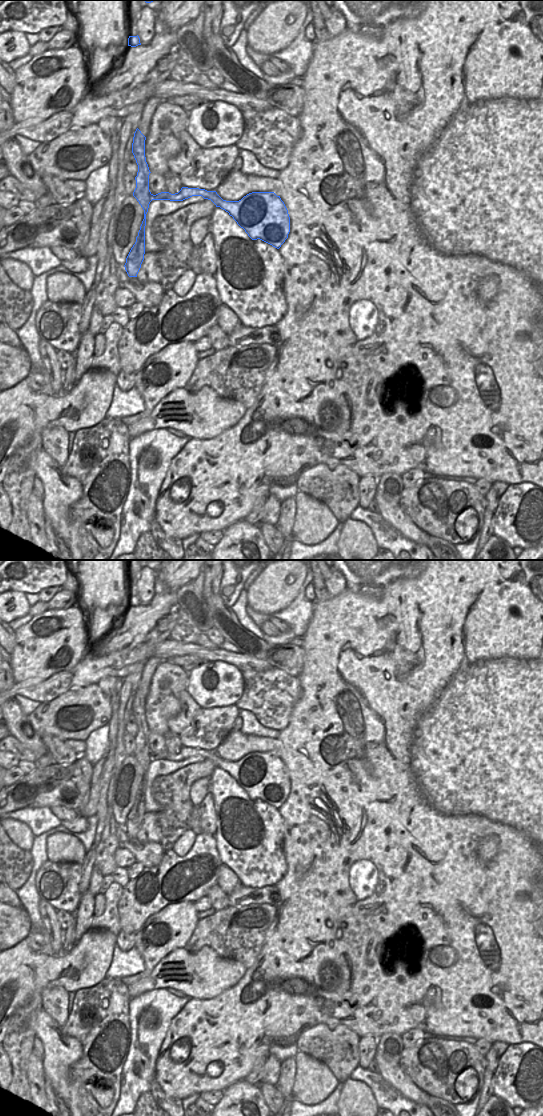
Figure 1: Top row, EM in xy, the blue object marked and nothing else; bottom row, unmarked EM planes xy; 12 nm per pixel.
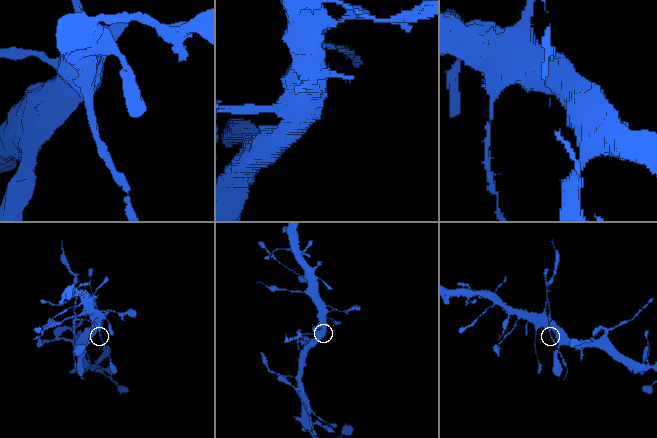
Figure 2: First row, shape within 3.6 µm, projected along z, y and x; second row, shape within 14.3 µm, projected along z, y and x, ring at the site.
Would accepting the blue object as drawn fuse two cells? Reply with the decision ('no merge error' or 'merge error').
merge error

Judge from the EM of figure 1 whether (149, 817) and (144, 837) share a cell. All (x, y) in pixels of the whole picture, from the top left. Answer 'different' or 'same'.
same

